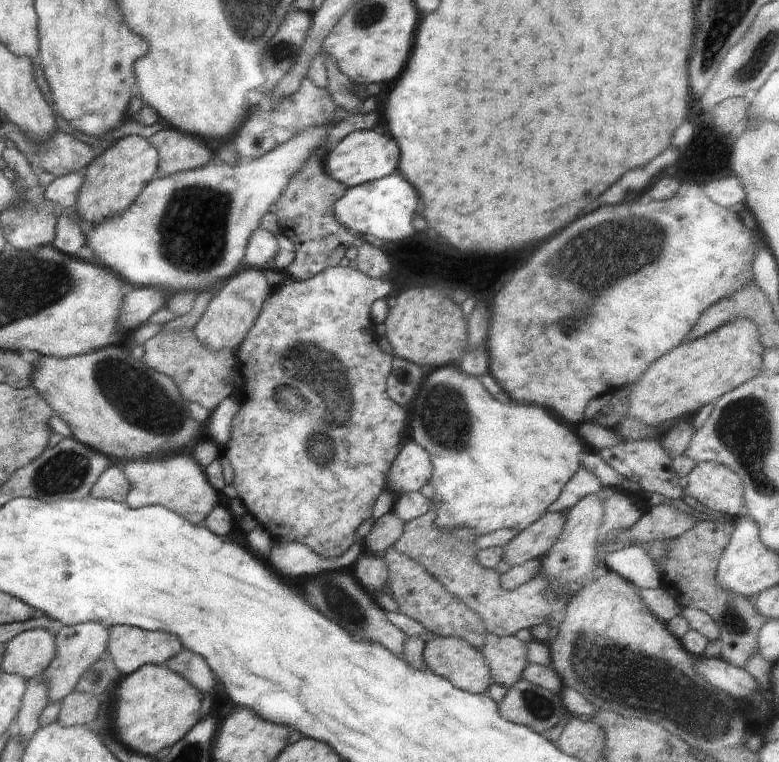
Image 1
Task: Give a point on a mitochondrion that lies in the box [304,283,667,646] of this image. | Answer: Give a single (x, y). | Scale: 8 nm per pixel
(445, 419)

